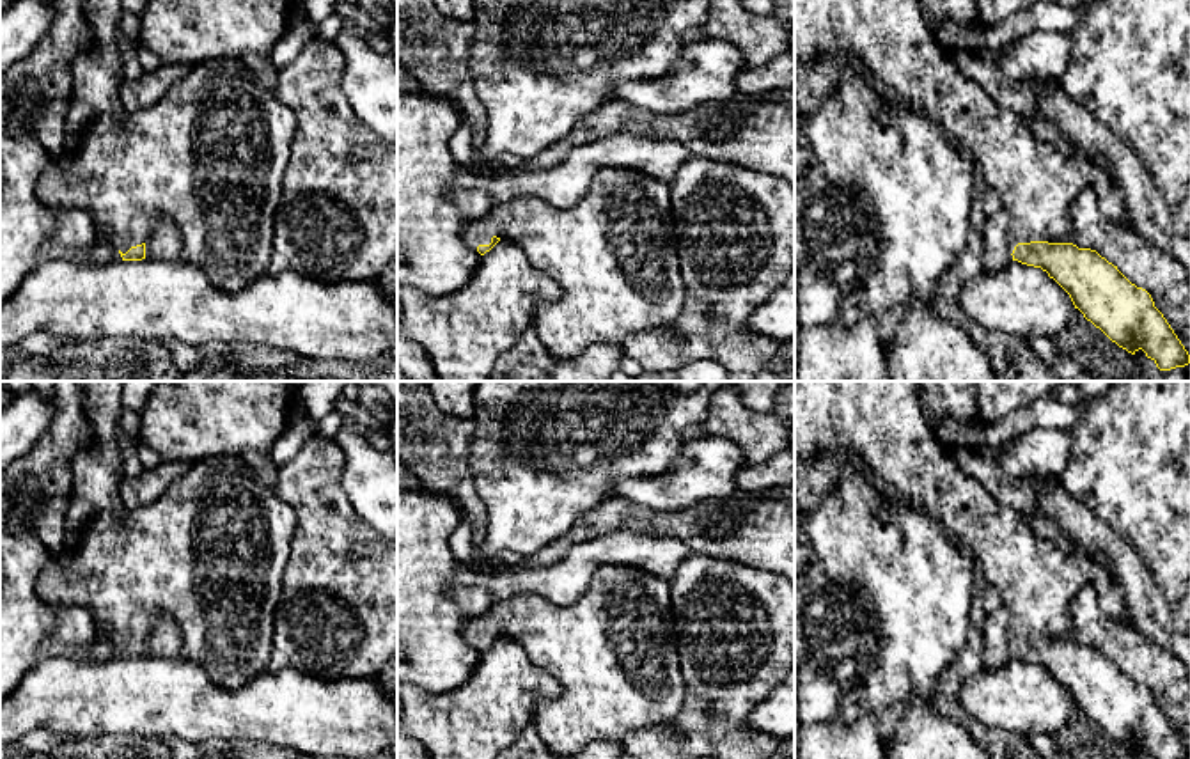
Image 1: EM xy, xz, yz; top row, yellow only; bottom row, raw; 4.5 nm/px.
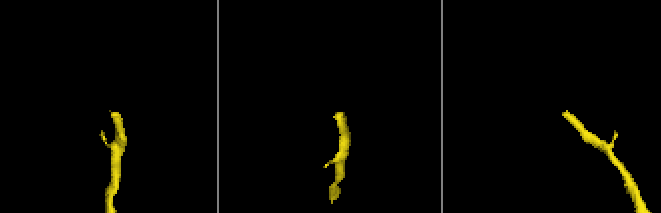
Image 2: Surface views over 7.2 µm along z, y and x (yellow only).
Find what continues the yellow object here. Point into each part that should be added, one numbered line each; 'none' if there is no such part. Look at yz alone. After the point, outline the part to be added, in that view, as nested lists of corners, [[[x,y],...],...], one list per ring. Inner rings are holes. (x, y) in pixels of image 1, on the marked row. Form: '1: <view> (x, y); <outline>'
1: yz (1038, 181); [[[795,0],[795,57],[809,64],[823,55],[857,55],[878,82],[920,105],[972,154],[979,186],[995,190],[1009,215],[1011,254],[1018,243],[1071,243],[1069,209],[1084,188],[1096,192],[1112,222],[1133,222],[1123,190],[1096,161],[1039,138],[1023,115],[1000,106],[954,66],[924,21],[919,0]]]

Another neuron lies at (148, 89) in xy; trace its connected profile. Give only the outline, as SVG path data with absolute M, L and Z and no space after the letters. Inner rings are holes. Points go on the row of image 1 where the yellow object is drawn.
M163 64L154 71L145 71L137 80L124 80L121 87L121 99L124 108L128 112L135 112L140 108L153 106L170 90L176 82L179 82L179 78L192 66L193 64Z

